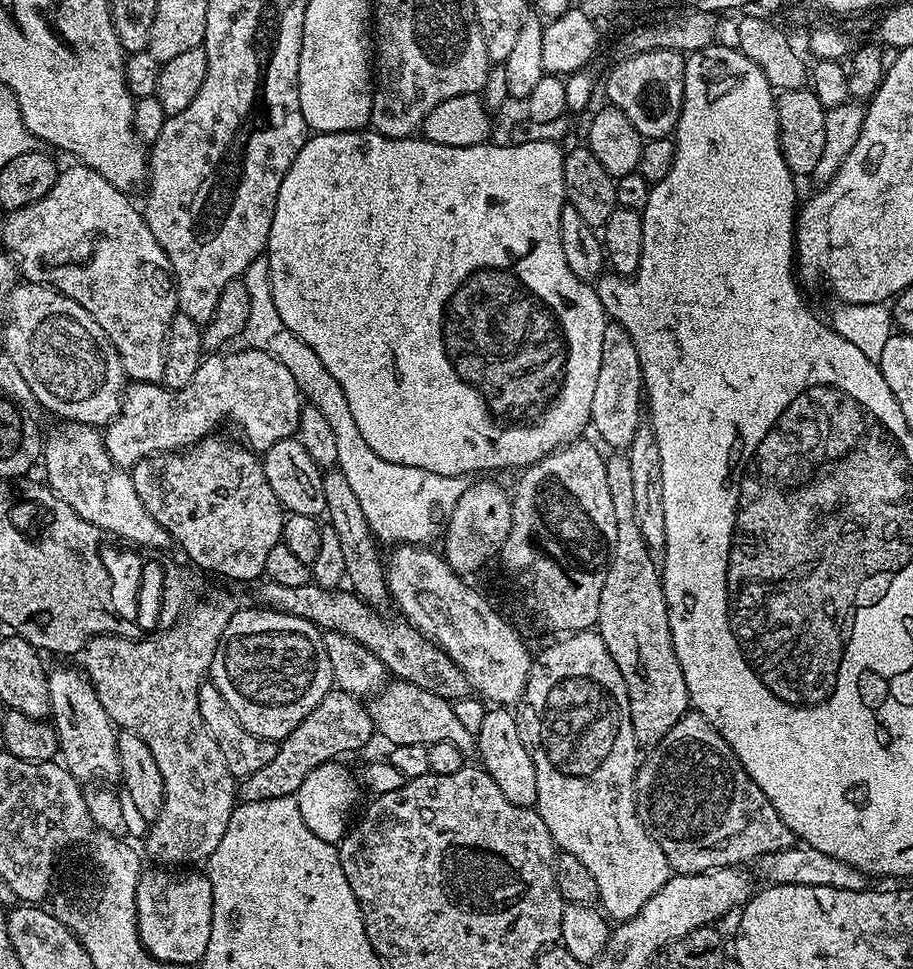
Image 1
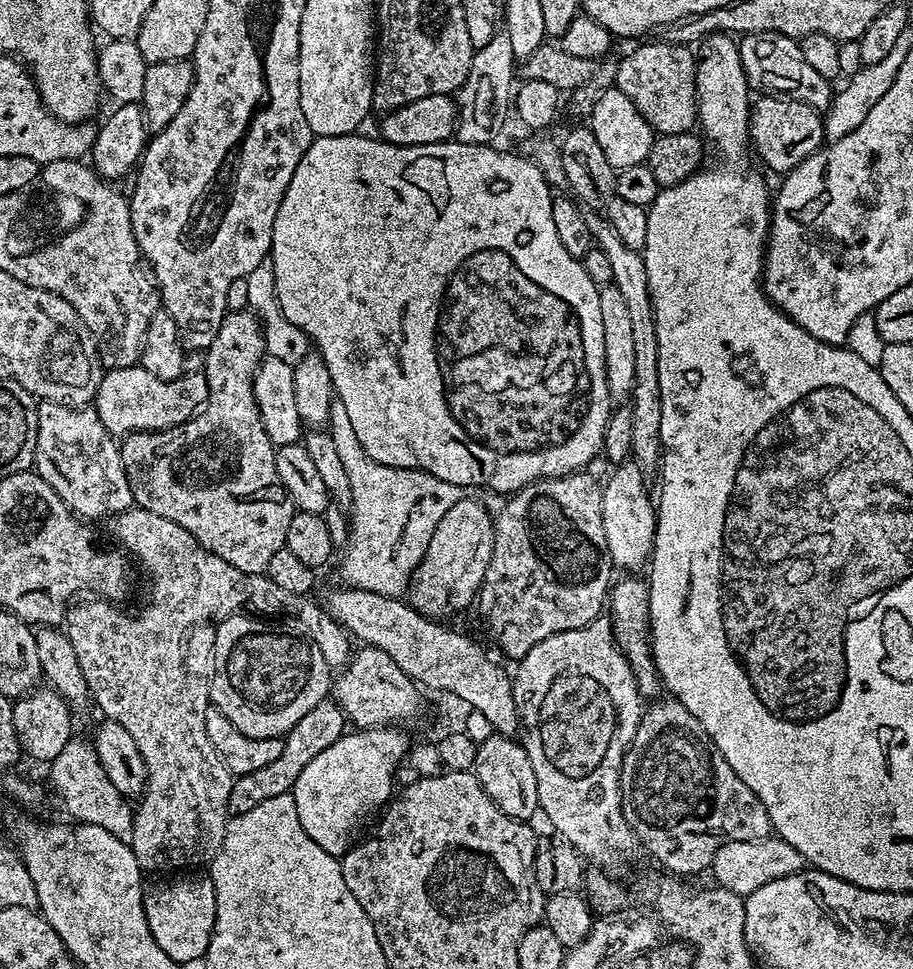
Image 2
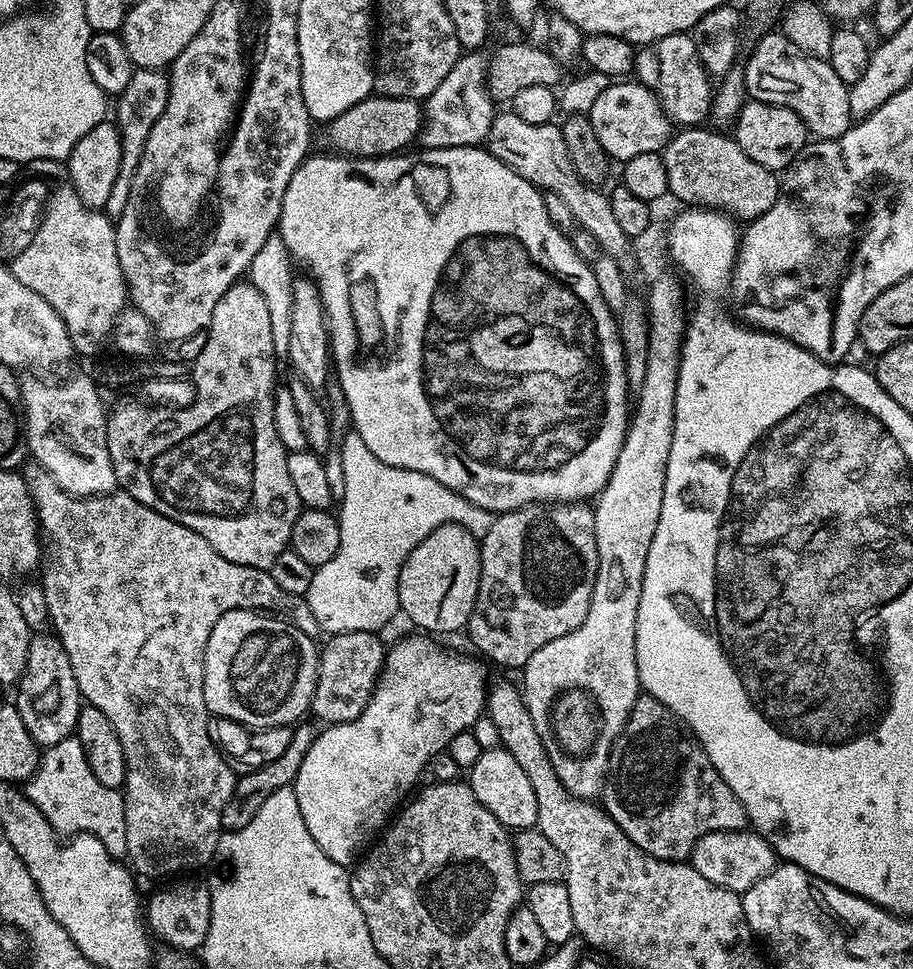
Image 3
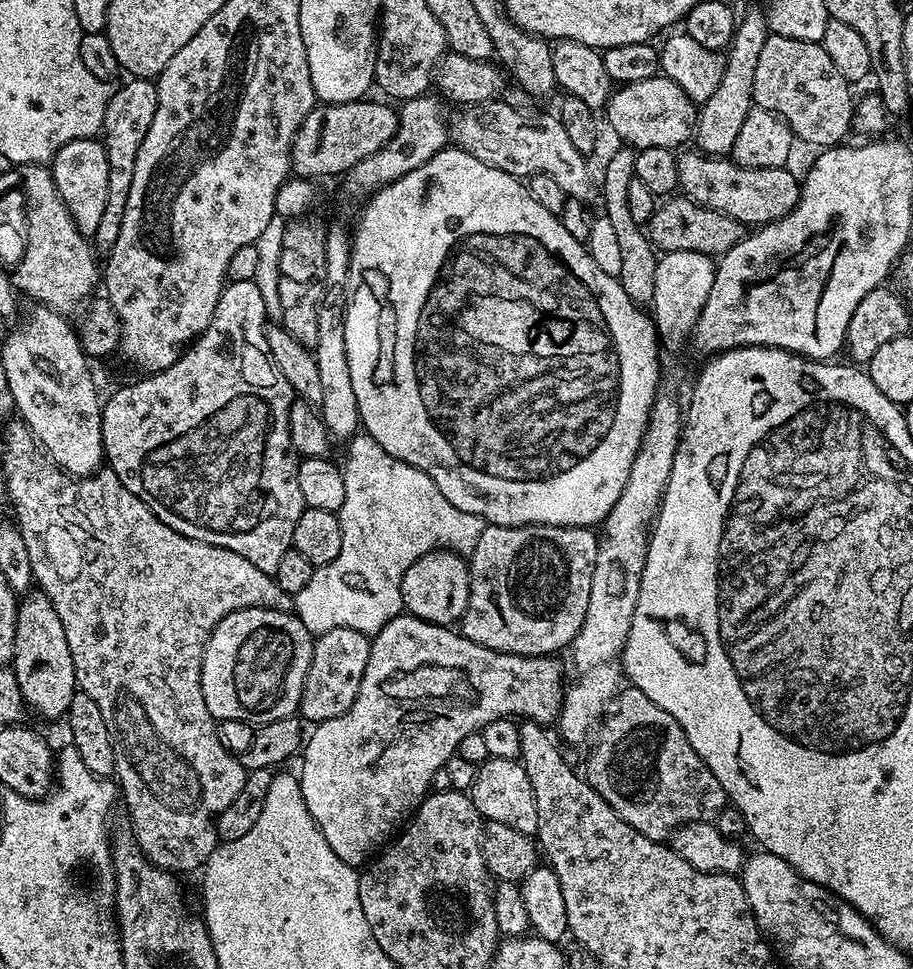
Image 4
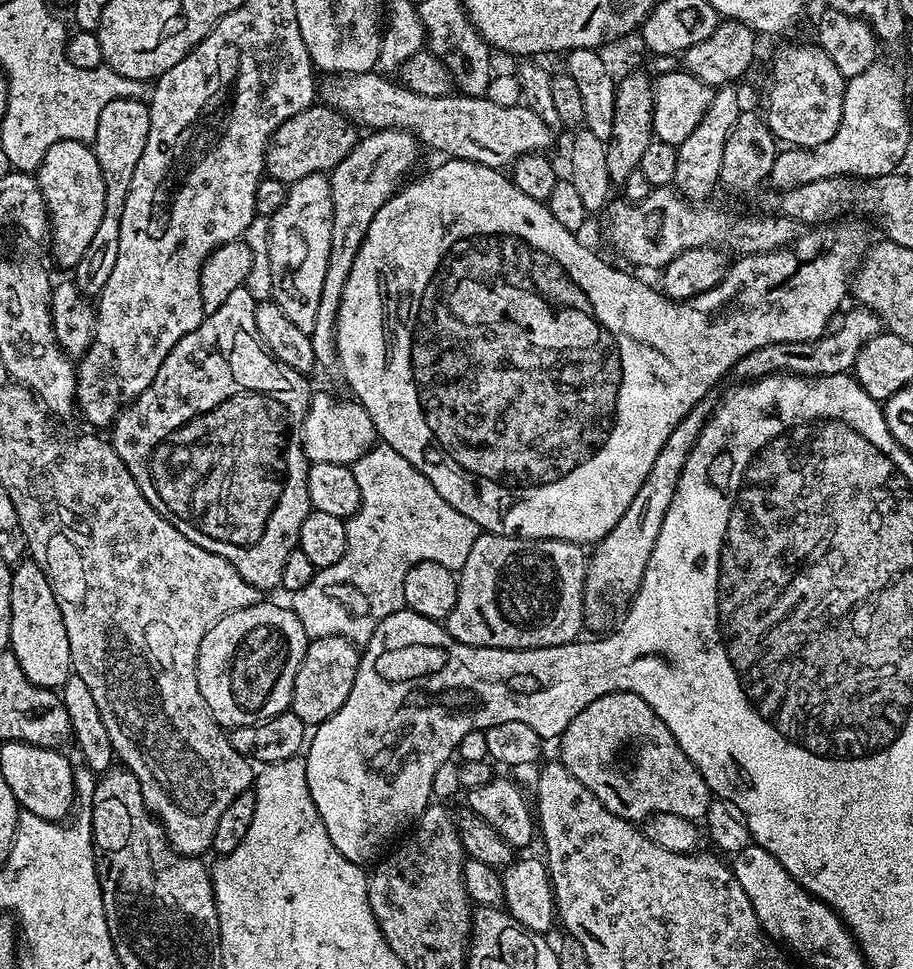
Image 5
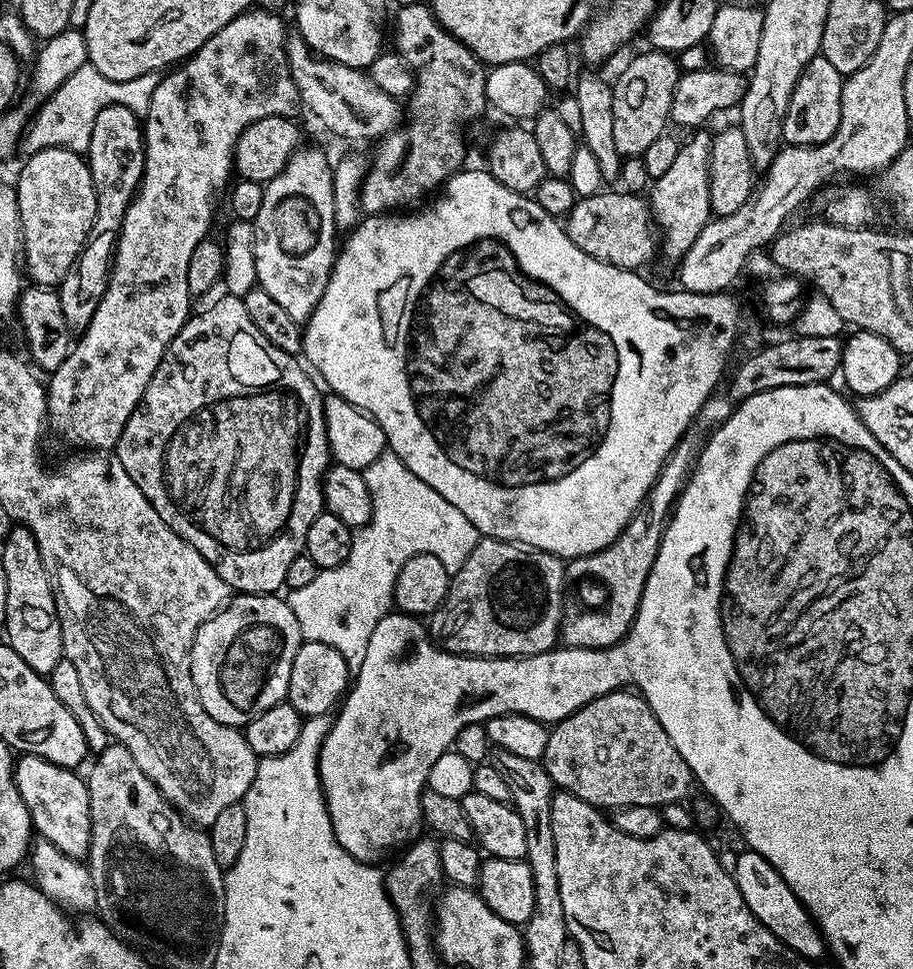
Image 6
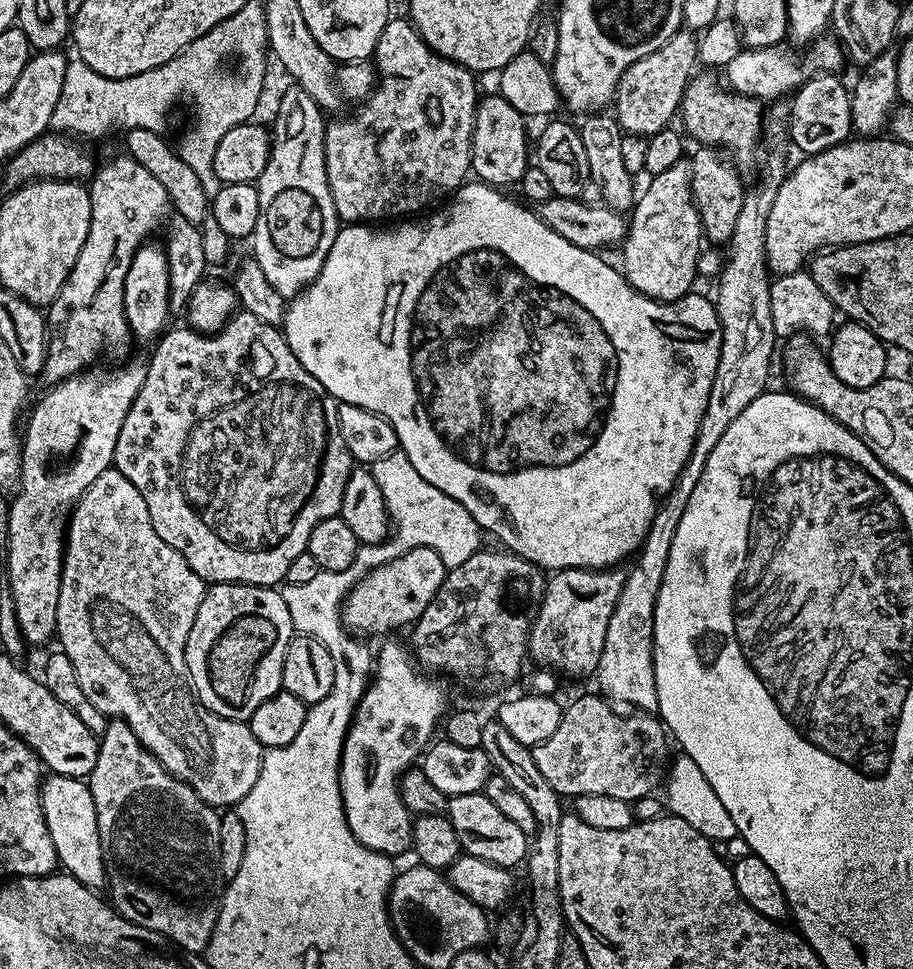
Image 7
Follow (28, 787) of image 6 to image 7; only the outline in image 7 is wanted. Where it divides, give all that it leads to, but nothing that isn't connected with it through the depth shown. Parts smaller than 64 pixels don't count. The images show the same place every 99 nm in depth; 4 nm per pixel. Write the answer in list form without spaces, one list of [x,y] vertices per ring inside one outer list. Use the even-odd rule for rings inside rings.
[[[49,775],[40,785],[40,801],[59,867],[87,888],[103,889],[108,882],[108,871],[104,865],[102,838],[98,834],[98,814],[87,783],[69,776]]]

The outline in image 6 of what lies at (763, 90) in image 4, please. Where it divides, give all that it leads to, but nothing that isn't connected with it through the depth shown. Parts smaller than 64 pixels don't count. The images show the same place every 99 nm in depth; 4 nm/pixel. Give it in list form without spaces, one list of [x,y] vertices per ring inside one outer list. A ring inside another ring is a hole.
[[[818,55],[802,70],[790,98],[790,106],[784,119],[783,143],[788,146],[805,148],[824,144],[838,130],[842,114],[842,90],[845,77],[828,62],[823,55]]]

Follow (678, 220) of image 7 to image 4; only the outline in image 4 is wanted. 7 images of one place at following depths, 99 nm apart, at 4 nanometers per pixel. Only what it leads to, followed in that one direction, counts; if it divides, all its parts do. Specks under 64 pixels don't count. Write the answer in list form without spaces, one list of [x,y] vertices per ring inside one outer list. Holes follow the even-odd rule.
[[[763,11],[748,12],[739,17],[736,33],[726,49],[722,82],[714,89],[714,94],[699,105],[694,129],[694,144],[706,156],[727,157],[734,146],[734,138],[742,130],[742,122],[746,122],[746,114],[754,106],[754,70],[758,66],[758,58],[762,54],[762,46],[766,46],[769,35],[768,17]]]

